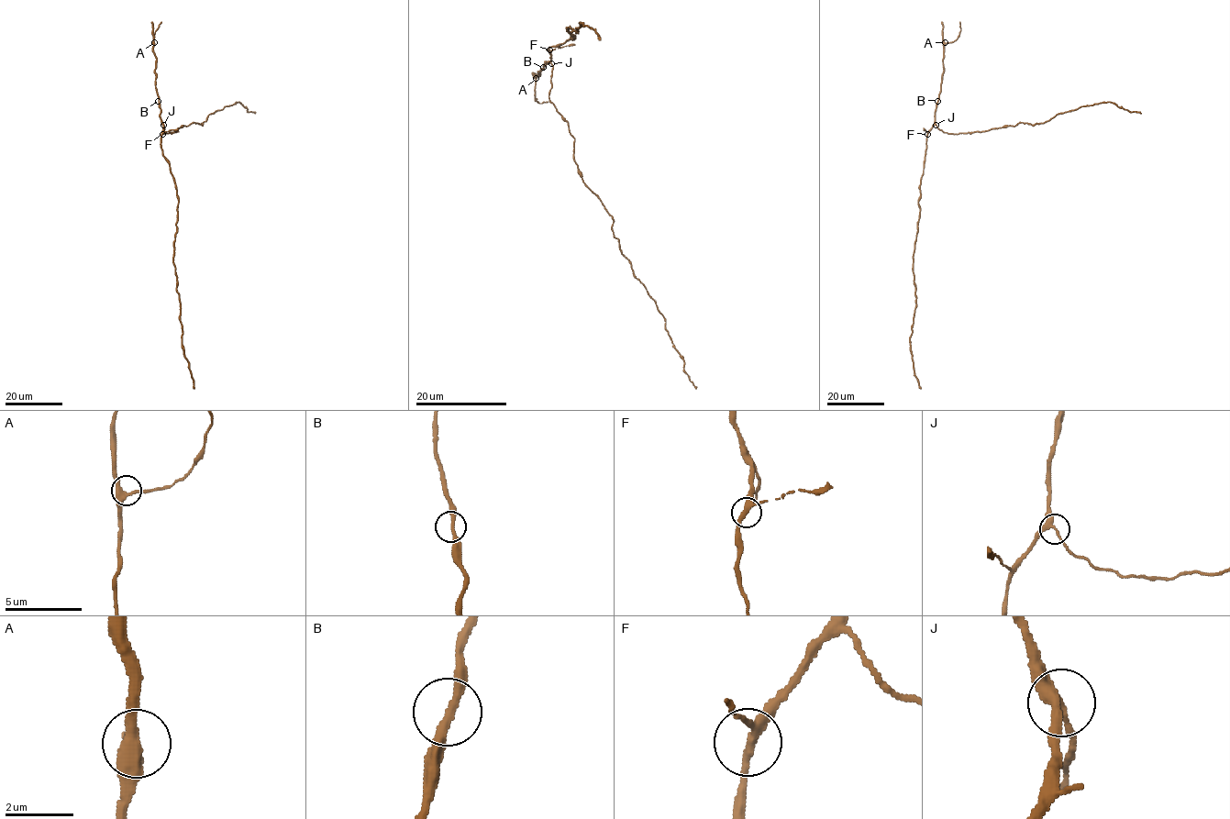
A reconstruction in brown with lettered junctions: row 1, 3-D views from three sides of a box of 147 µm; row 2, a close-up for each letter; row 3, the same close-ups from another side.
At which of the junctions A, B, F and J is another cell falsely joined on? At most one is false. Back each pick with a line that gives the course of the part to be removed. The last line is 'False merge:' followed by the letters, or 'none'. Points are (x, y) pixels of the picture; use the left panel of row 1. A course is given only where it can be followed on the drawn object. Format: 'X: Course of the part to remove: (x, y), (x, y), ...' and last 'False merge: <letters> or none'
False merge: none

